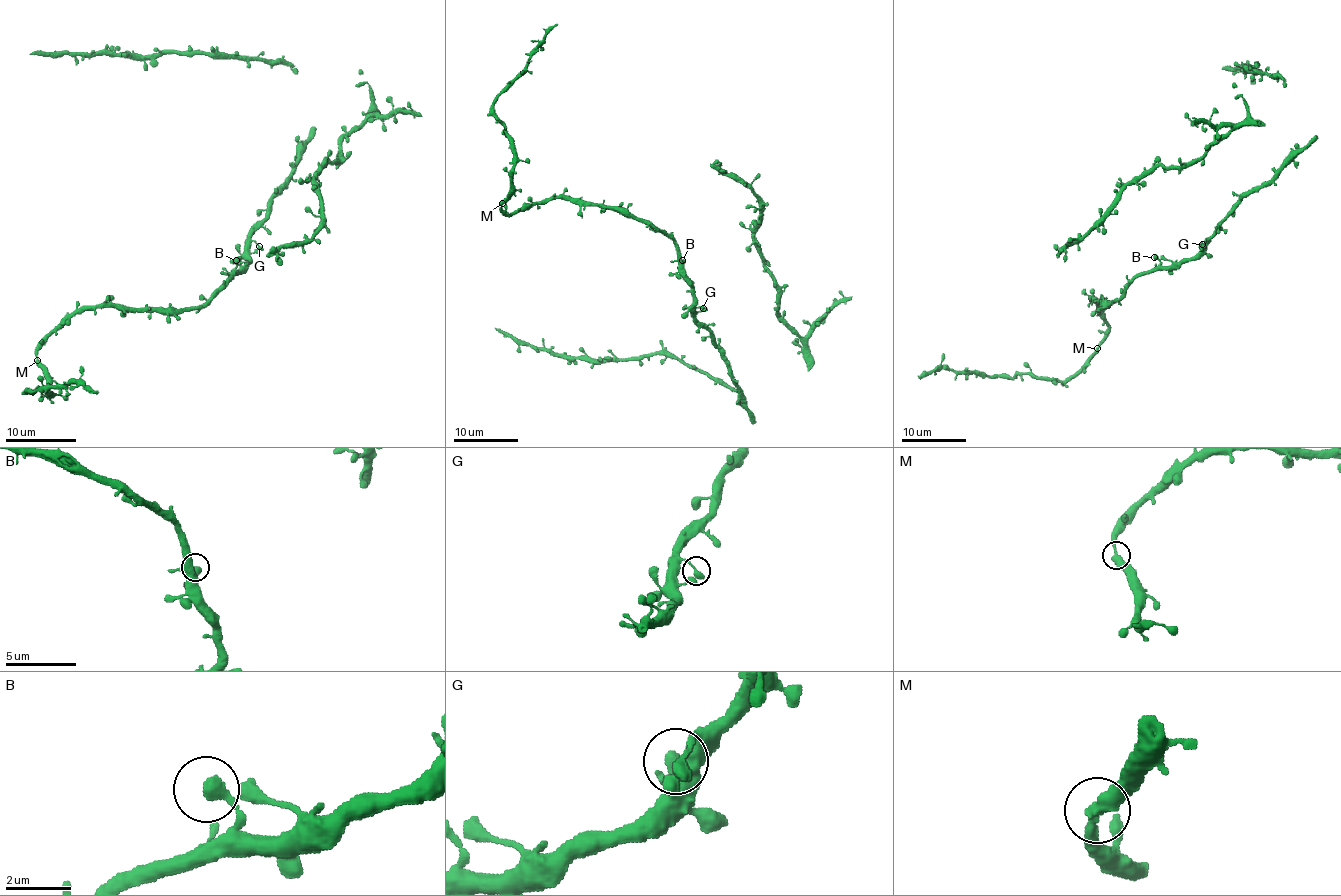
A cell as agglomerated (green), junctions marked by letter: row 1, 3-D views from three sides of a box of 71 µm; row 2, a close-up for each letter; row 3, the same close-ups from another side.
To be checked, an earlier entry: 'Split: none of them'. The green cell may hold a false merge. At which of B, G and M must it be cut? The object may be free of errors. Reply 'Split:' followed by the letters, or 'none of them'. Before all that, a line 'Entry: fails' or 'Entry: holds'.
Entry: holds
Split: none of them

